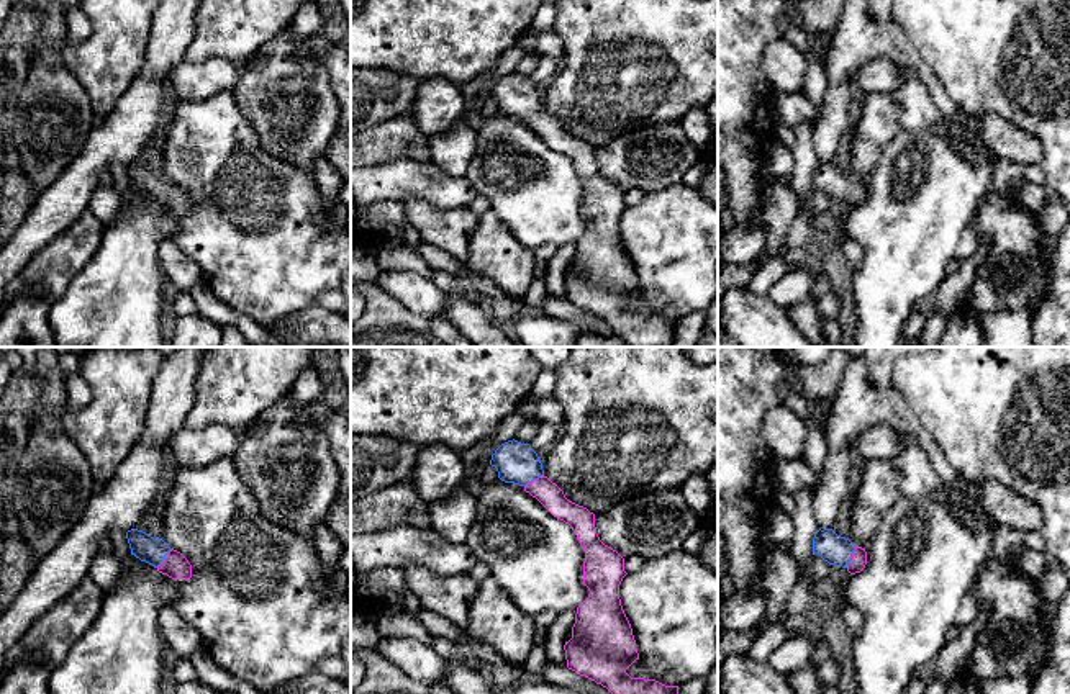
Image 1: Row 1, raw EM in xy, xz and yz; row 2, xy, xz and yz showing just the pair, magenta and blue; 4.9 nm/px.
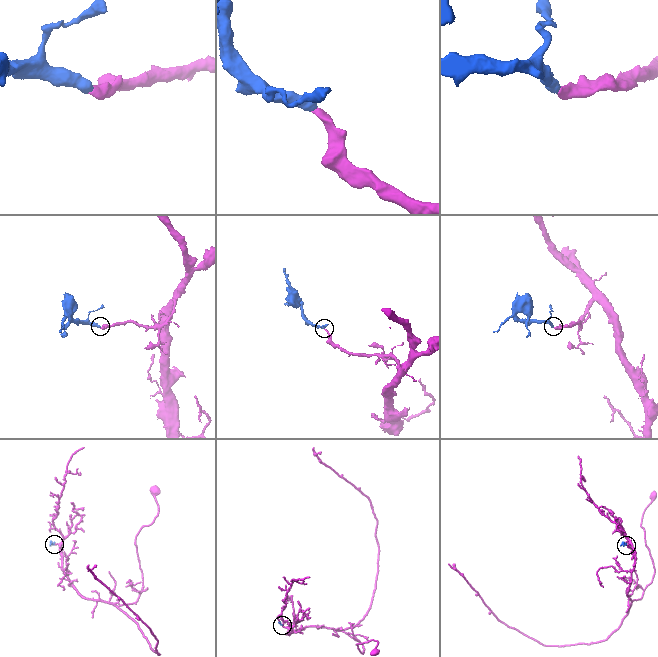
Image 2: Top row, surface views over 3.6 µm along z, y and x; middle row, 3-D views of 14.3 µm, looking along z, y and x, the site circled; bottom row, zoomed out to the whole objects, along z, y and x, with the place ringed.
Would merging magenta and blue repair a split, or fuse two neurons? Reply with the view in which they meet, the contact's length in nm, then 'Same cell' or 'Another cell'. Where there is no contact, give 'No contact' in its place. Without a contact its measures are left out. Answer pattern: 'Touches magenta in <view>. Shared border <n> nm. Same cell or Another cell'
Touches magenta in yz. Shared border 120 nm. Same cell

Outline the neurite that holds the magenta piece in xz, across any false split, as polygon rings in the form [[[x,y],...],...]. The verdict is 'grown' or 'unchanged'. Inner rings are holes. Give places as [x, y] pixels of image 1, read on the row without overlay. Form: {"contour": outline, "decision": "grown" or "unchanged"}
{"contour": [[[515,72],[501,77],[490,98],[501,115],[523,119],[554,151],[569,157],[583,180],[583,218],[590,228],[577,241],[572,272],[564,278],[567,301],[606,321],[629,347],[673,347],[678,319],[626,306],[639,293],[619,232],[619,218],[628,206],[624,192],[600,174],[595,147],[565,131],[544,108],[529,77]]], "decision": "grown"}

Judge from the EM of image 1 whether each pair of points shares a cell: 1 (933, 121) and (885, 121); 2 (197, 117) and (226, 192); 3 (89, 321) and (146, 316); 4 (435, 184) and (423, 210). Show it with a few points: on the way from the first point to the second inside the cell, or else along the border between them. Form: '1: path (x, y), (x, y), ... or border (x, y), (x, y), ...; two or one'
1: border (890, 94), (902, 126); two
2: path (200, 135), (210, 144), (226, 174); one
3: path (104, 321), (110, 316), (131, 316); one
4: border (402, 202), (425, 198), (443, 208), (466, 207); two

